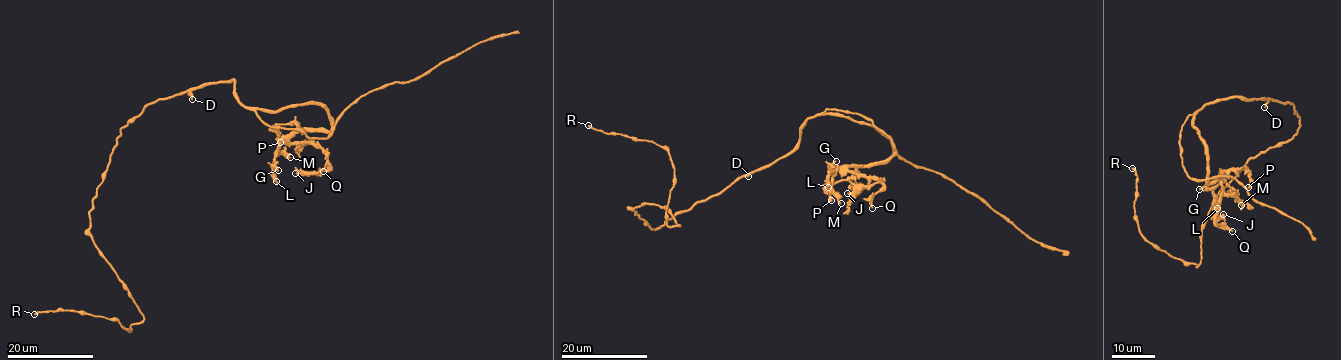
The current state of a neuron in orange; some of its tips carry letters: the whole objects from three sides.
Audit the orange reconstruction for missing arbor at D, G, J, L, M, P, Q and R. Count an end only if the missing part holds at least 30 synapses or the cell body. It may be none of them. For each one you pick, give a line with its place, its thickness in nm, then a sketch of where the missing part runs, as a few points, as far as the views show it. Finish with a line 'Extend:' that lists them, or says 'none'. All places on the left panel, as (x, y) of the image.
Extend: none

